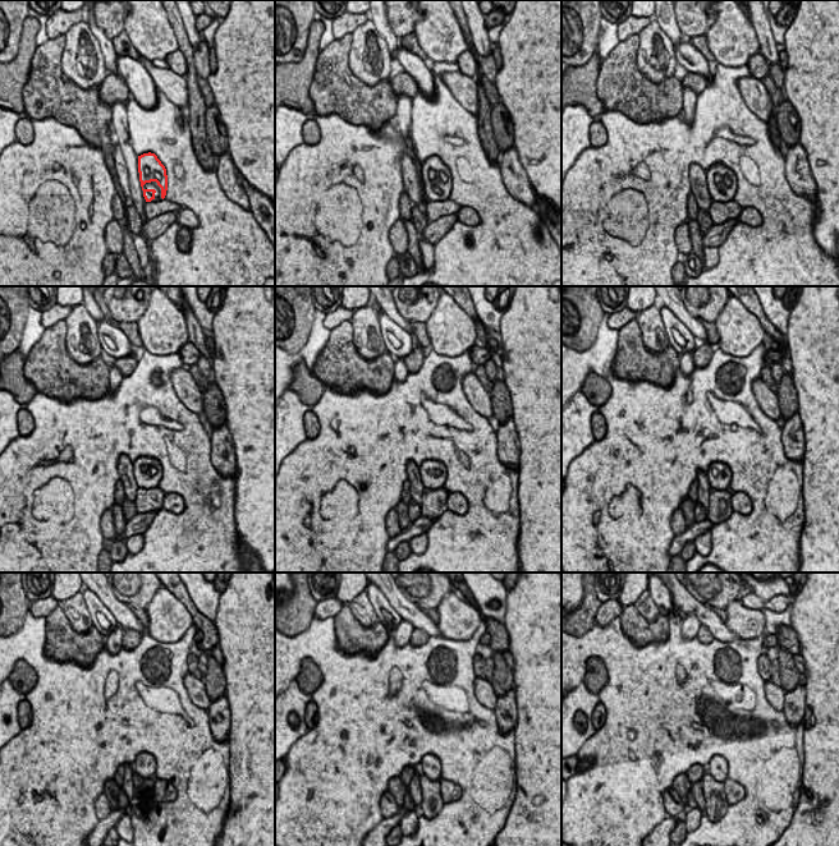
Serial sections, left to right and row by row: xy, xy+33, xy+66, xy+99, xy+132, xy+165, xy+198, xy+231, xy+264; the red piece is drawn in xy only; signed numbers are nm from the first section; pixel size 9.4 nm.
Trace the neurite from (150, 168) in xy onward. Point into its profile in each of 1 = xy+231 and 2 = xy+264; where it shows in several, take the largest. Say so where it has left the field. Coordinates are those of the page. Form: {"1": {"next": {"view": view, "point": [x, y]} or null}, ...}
{"1": {"next": {"view": "xy+231", "point": [431, 767]}}, "2": {"next": {"view": "xy+264", "point": [718, 767]}}}

